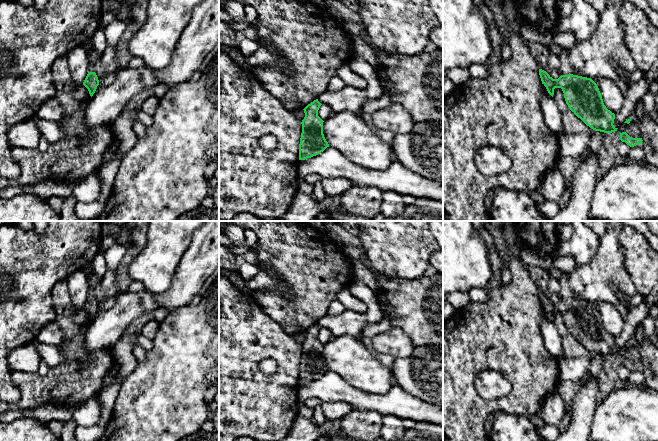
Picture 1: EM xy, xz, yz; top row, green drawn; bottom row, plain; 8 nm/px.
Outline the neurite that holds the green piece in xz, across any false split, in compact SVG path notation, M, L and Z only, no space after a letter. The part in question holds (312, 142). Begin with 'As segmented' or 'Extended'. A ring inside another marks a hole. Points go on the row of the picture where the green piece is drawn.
As segmented. M318 99L308 104L303 110L302 133L299 144L299 160L311 158L329 147L323 134L323 120L318 116L322 104Z

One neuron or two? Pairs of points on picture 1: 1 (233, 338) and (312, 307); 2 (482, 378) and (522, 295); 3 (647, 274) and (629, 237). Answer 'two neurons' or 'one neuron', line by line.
1: two neurons
2: two neurons
3: one neuron

